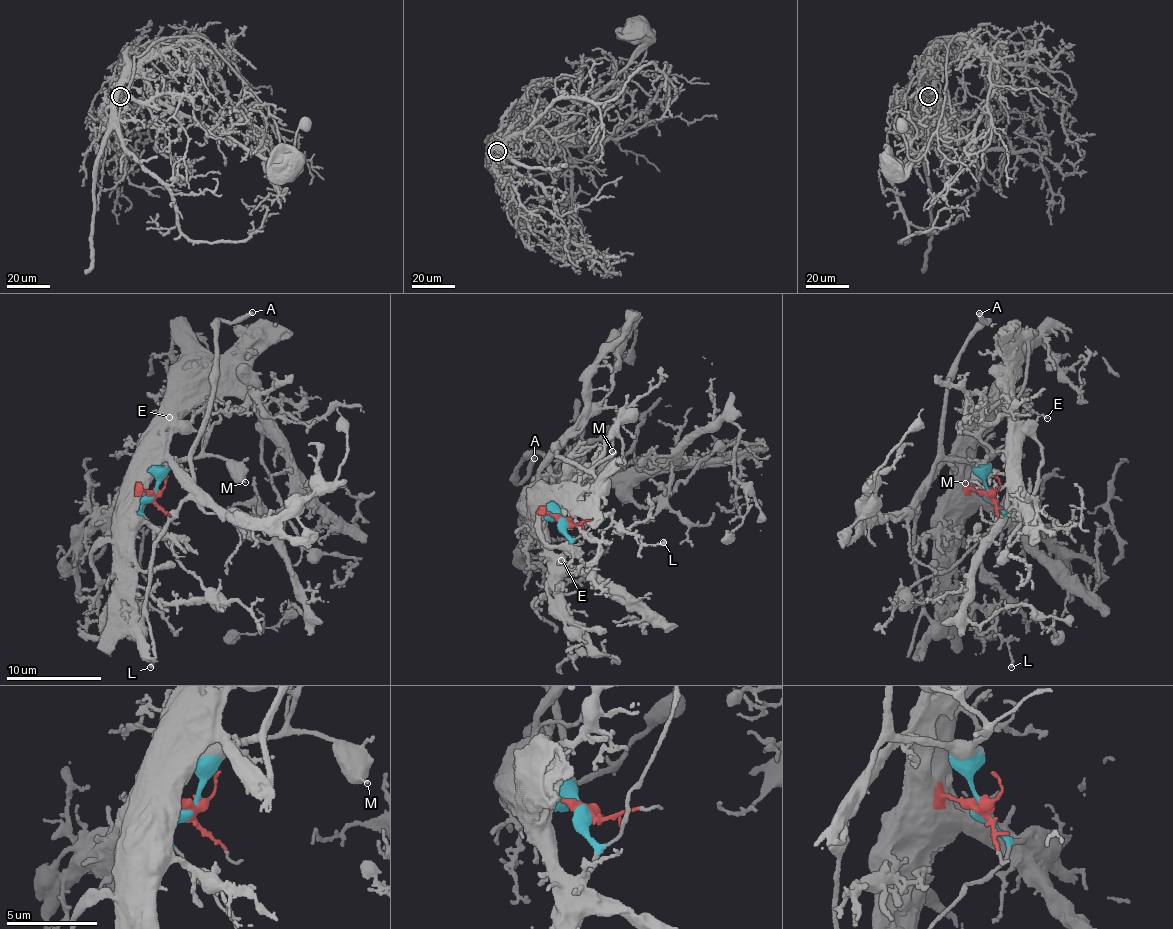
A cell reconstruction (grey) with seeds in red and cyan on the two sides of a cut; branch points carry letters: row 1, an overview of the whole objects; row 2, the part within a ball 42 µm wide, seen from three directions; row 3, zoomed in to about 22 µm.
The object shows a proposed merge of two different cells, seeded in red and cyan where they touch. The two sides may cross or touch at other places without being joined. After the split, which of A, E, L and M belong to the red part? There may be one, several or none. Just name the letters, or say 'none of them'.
E, L

